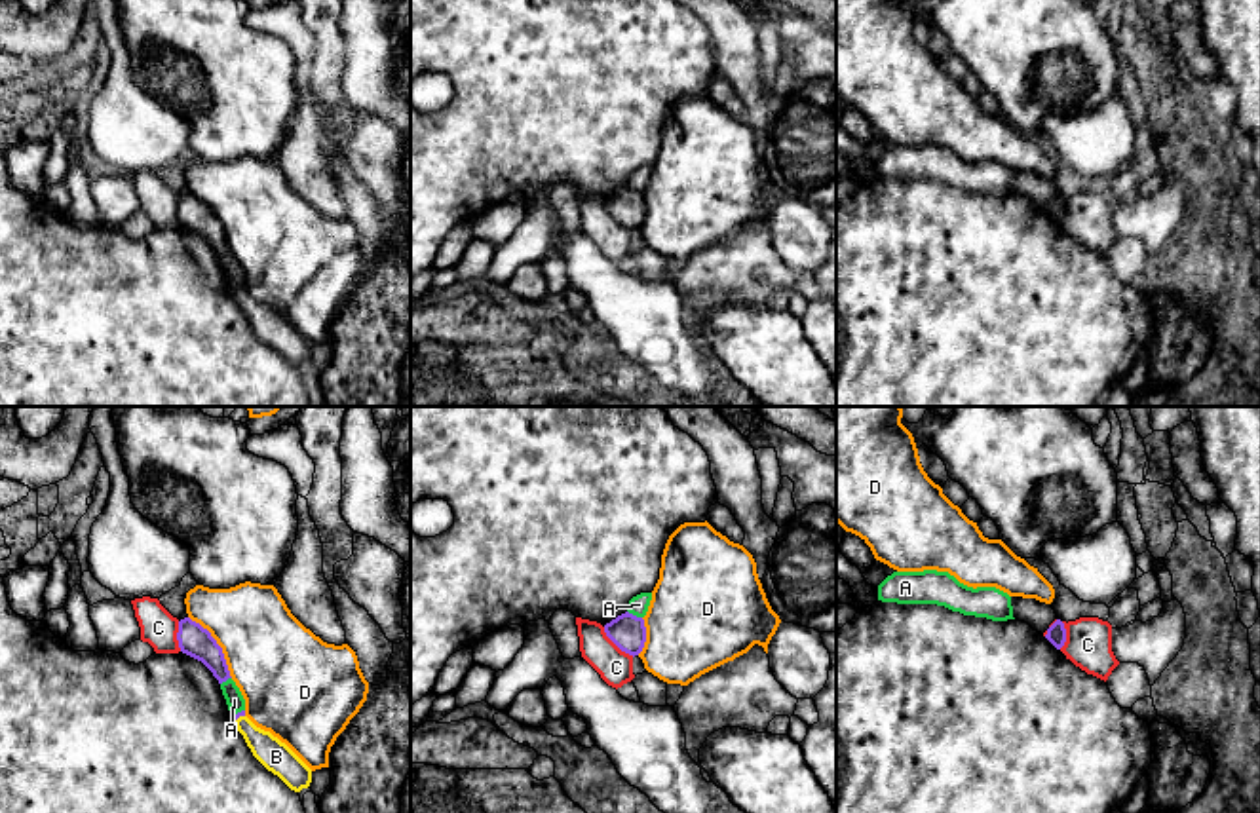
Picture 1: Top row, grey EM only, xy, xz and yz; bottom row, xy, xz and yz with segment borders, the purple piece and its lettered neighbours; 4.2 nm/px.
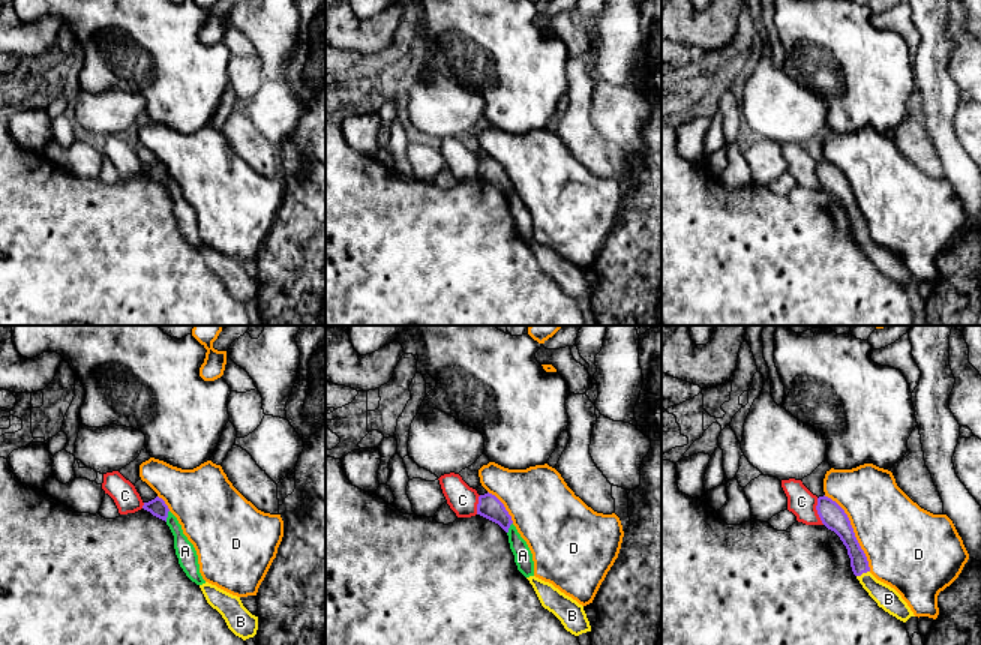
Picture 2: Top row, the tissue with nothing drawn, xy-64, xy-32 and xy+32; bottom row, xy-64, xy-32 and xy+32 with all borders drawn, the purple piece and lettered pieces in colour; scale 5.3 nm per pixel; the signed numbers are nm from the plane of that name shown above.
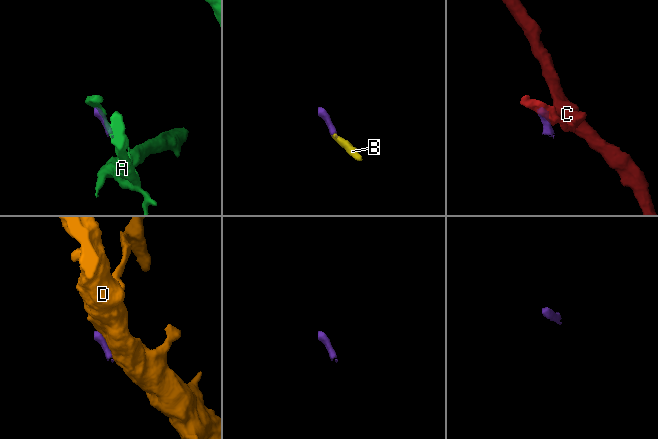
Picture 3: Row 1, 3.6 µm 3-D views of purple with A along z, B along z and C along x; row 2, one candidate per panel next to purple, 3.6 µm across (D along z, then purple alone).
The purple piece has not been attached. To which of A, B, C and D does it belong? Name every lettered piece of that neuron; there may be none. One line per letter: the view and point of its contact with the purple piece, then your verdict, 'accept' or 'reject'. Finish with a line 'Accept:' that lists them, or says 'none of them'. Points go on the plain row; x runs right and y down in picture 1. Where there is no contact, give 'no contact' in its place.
A: meets purple in xz at (635, 190); reject
B: meets purple in xy at (238, 291); accept
C: meets purple in xz at (616, 219); reject
D: meets purple in xy at (217, 219); reject
Accept: B

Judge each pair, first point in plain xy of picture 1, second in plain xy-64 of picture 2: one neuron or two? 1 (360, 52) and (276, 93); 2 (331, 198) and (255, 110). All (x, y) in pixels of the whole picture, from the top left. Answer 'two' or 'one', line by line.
1: two
2: two

